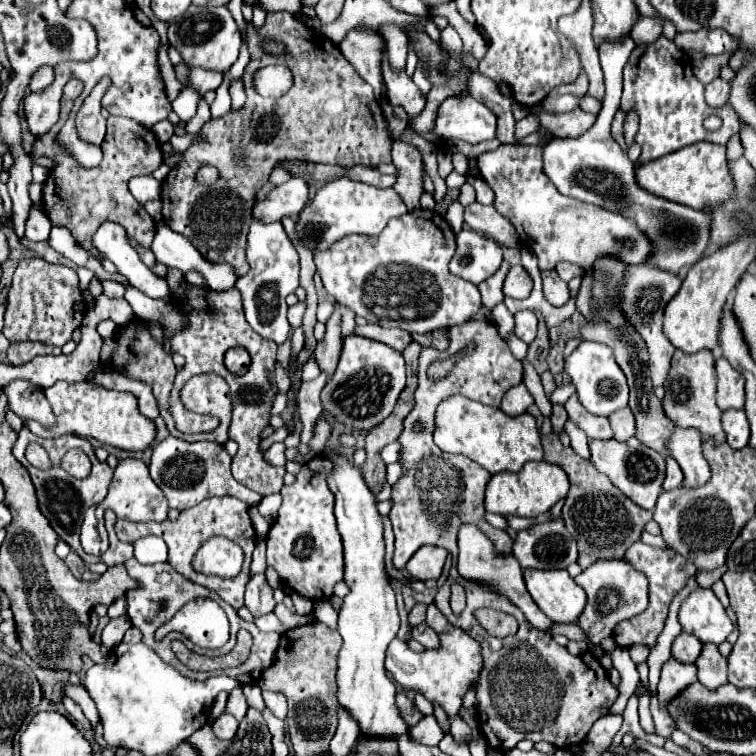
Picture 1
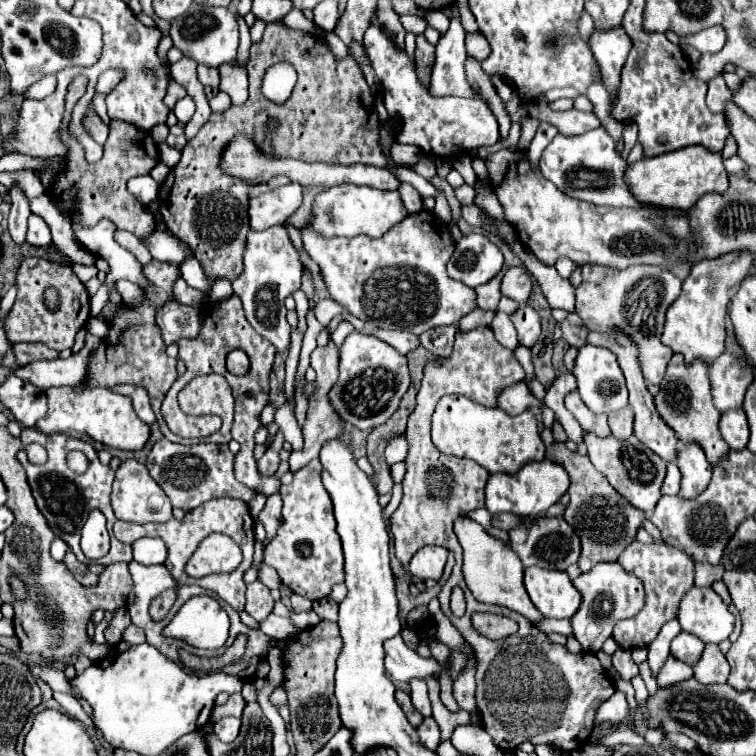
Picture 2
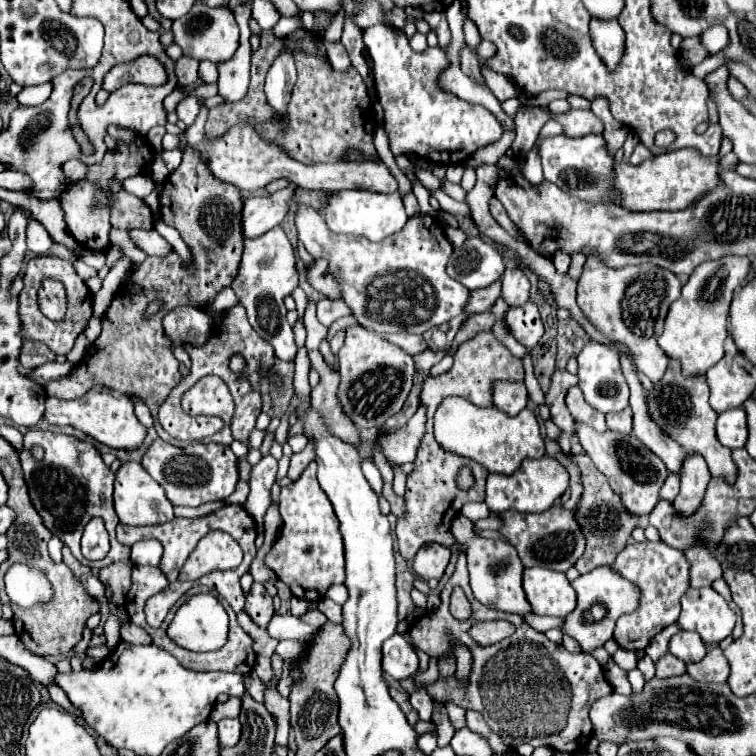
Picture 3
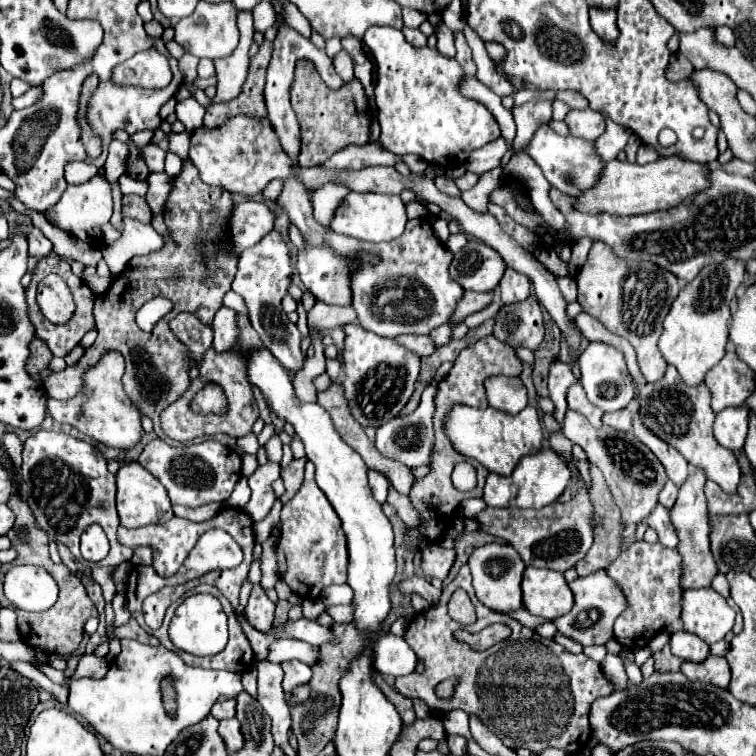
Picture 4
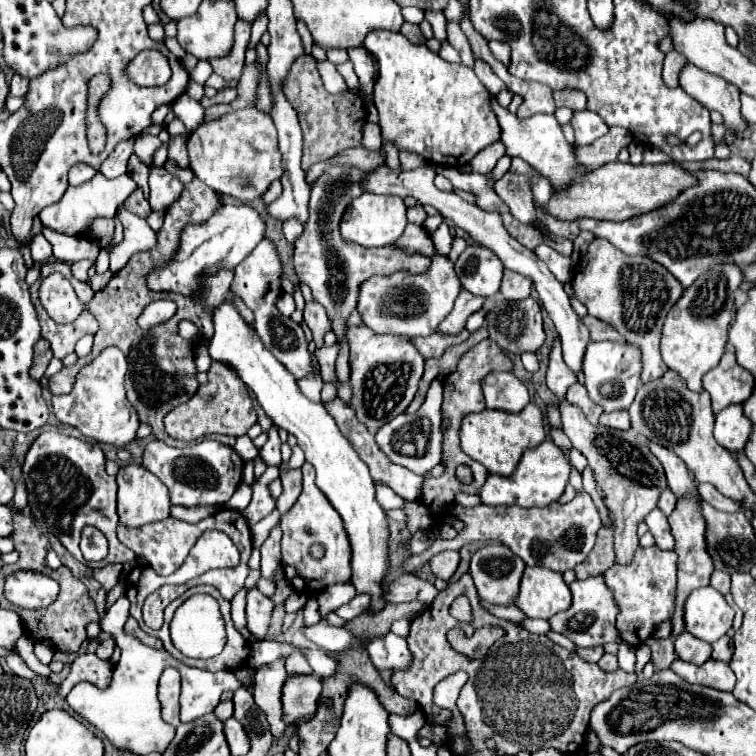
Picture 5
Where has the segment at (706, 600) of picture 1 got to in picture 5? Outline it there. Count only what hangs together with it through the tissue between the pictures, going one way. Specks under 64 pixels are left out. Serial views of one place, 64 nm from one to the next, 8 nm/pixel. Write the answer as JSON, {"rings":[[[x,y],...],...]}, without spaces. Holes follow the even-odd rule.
{"rings":[[[712,586],[694,590],[684,604],[686,630],[708,644],[722,638],[732,628],[732,620],[734,610]]]}

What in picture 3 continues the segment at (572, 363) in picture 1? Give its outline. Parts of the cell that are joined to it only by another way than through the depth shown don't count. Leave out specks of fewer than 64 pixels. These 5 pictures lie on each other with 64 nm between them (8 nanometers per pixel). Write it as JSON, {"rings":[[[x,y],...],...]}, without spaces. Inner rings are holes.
{"rings":[[[590,340],[582,348],[582,352],[578,354],[578,378],[580,378],[578,388],[582,390],[584,400],[592,408],[608,414],[608,412],[620,412],[624,406],[628,406],[628,384],[622,376],[616,352],[612,352],[608,346]]]}

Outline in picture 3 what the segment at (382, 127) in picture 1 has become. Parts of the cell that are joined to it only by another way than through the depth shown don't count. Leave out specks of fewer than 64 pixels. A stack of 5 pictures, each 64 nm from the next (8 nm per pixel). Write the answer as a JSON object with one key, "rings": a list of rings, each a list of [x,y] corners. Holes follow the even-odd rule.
{"rings":[[[272,30],[262,34],[260,48],[252,52],[252,78],[248,94],[236,106],[212,108],[206,120],[206,136],[218,138],[224,136],[236,124],[250,124],[264,140],[278,144],[288,156],[304,164],[344,162],[346,150],[360,150],[362,154],[378,162],[380,158],[372,142],[376,128],[374,112],[370,110],[366,84],[362,76],[354,70],[354,66],[350,66],[346,72],[336,72],[328,60],[310,56],[306,52],[296,52],[296,88],[292,92],[288,112],[284,116],[276,116],[274,108],[268,104],[262,92],[262,74],[268,72],[272,62],[286,50],[290,50],[288,38],[274,36]],[[194,146],[184,148],[184,156],[180,166],[166,178],[160,190],[160,214],[162,220],[176,228],[182,240],[190,246],[194,262],[190,268],[182,264],[178,254],[166,258],[148,258],[144,264],[134,264],[134,272],[128,282],[124,282],[110,308],[102,318],[102,334],[92,344],[92,350],[80,362],[76,376],[68,376],[62,380],[48,382],[44,388],[48,396],[58,398],[80,398],[94,386],[106,386],[124,394],[138,394],[146,400],[152,416],[154,428],[159,437],[178,447],[186,446],[183,441],[175,440],[158,424],[158,408],[160,398],[166,398],[170,390],[180,382],[178,360],[174,358],[170,346],[172,340],[164,336],[162,330],[162,316],[184,304],[192,306],[206,306],[212,302],[212,296],[224,286],[230,286],[238,274],[242,248],[244,248],[244,234],[242,234],[242,196],[234,184],[222,182],[212,176],[208,162],[200,158],[202,154],[196,152]],[[160,300],[162,310],[150,318],[144,318],[146,308]],[[92,352],[98,352],[96,360],[90,360]]]}

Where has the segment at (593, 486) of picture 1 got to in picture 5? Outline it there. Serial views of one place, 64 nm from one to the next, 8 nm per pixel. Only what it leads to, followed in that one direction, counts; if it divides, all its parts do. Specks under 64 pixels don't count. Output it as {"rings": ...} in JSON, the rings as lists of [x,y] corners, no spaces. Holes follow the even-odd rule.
{"rings":[[[610,520],[608,526],[602,526],[598,530],[596,544],[594,544],[592,552],[588,554],[588,558],[582,564],[578,564],[574,568],[574,572],[582,580],[582,578],[590,578],[590,576],[602,574],[614,562],[616,562],[616,554],[614,554],[614,520]]]}

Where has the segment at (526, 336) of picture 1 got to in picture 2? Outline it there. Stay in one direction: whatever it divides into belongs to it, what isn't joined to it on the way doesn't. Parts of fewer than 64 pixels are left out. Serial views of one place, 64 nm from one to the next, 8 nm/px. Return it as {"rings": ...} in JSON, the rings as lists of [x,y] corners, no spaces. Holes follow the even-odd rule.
{"rings":[[[522,306],[510,318],[518,330],[520,344],[532,348],[540,336],[540,316],[536,314],[536,310],[532,306]]]}

